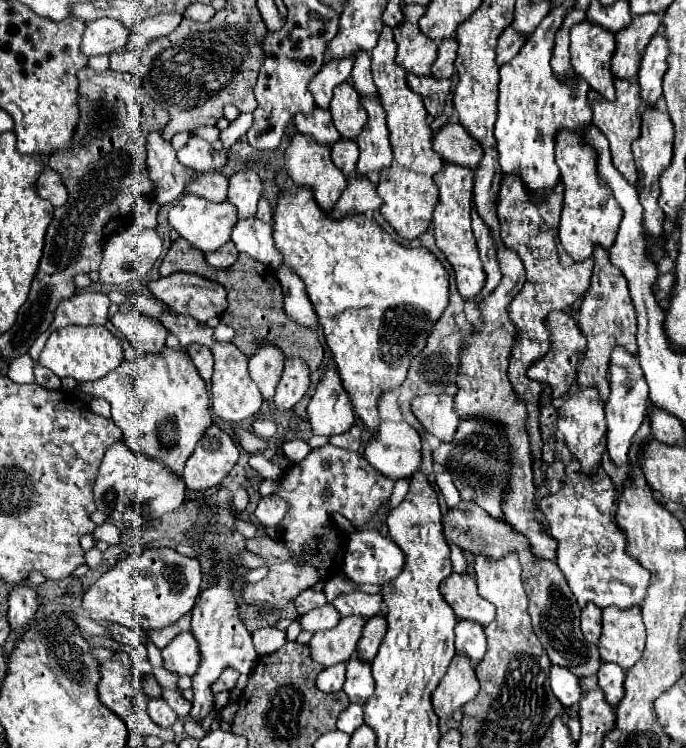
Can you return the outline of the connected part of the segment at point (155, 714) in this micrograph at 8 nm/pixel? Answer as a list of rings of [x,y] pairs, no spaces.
[[[151,698],[151,700],[149,700],[149,704],[147,704],[147,714],[149,714],[149,718],[151,718],[155,724],[159,724],[159,726],[163,726],[163,728],[171,728],[173,722],[177,720],[177,714],[169,708],[169,704],[167,704],[165,700],[159,700],[159,698]]]

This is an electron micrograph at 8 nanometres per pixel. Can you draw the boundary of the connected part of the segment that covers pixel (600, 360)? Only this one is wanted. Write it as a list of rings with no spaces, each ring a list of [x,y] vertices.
[[[597,246],[593,250],[593,260],[595,260],[595,268],[593,268],[593,276],[591,276],[591,286],[583,296],[581,310],[579,310],[579,322],[577,322],[579,330],[587,338],[587,350],[577,368],[577,382],[583,388],[589,388],[589,386],[597,388],[601,398],[607,400],[609,382],[605,380],[605,368],[609,366],[611,350],[617,344],[621,344],[623,348],[629,348],[629,352],[637,354],[637,342],[635,342],[637,324],[635,324],[633,302],[629,300],[625,276],[621,276],[619,268],[613,268],[613,264],[609,260],[609,252],[605,248]]]

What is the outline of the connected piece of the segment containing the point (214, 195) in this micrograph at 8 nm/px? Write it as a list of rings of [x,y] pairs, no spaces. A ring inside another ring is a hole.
[[[219,172],[195,174],[193,180],[189,180],[185,184],[185,192],[195,194],[195,196],[205,198],[205,200],[211,200],[211,202],[225,202],[227,178]]]

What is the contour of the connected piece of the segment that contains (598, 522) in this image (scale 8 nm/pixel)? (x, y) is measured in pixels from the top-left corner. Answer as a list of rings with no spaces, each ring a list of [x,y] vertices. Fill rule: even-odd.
[[[575,458],[565,466],[561,490],[539,500],[539,510],[545,516],[549,532],[559,542],[557,564],[581,608],[587,602],[593,602],[599,608],[631,608],[645,600],[649,572],[641,568],[637,560],[625,554],[625,534],[611,518],[613,506],[615,492],[607,472],[597,468],[595,474],[583,474]]]

